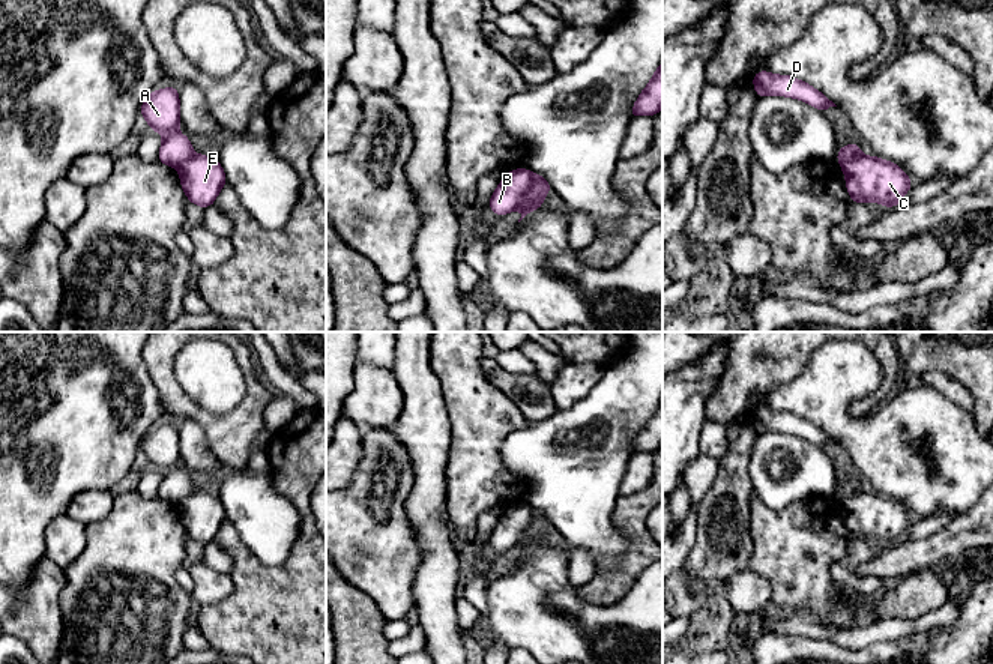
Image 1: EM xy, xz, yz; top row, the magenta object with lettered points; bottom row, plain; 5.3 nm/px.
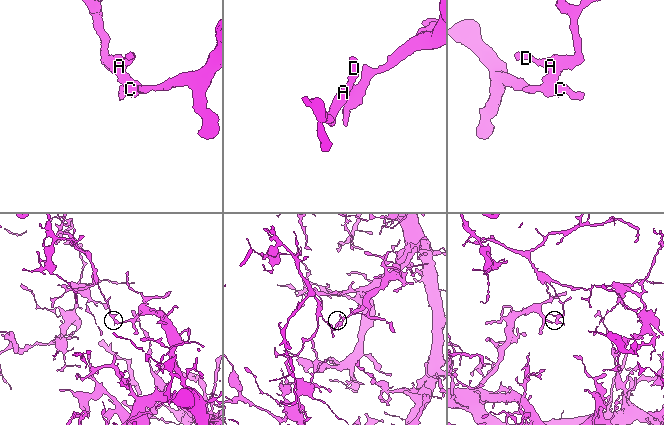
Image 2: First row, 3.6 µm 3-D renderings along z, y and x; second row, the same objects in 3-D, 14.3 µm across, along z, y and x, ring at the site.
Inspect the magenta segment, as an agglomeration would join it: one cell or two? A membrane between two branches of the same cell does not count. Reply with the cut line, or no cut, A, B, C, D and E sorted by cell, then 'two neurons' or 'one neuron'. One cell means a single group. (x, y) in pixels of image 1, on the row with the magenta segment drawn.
cut in xz along (532, 175), (528, 190), (516, 206); A B D / C E; two neurons

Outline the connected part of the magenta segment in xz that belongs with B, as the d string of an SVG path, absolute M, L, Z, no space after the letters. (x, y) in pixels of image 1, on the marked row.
M517 168L509 171L490 197L488 207L497 215L503 216L514 210L532 180L532 171L527 168Z

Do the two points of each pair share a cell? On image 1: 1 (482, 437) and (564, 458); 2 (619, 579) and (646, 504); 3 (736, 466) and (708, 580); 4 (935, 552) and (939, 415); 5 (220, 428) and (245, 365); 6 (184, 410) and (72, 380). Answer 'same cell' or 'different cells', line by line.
1: different cells
2: same cell
3: same cell
4: different cells
5: same cell
6: different cells

